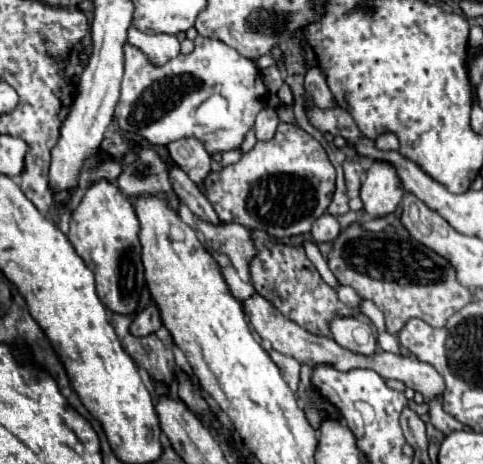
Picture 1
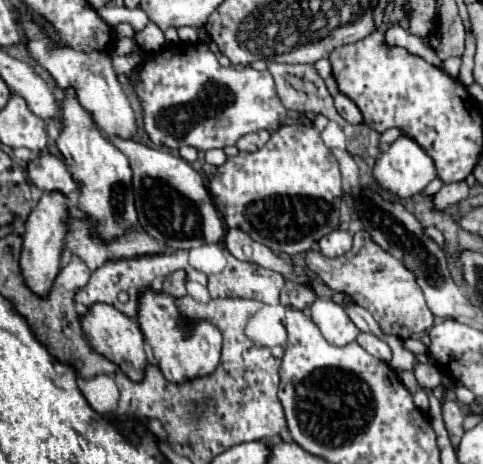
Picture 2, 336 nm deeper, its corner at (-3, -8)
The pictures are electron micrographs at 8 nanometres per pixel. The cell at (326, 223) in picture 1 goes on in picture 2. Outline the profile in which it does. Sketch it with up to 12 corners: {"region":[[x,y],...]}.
{"region":[[329,232],[319,248],[329,258],[351,250],[351,234]]}

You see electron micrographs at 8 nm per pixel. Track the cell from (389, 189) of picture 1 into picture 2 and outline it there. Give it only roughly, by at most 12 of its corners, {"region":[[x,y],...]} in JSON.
{"region":[[403,134],[375,162],[375,180],[409,198],[437,176],[433,158]]}

